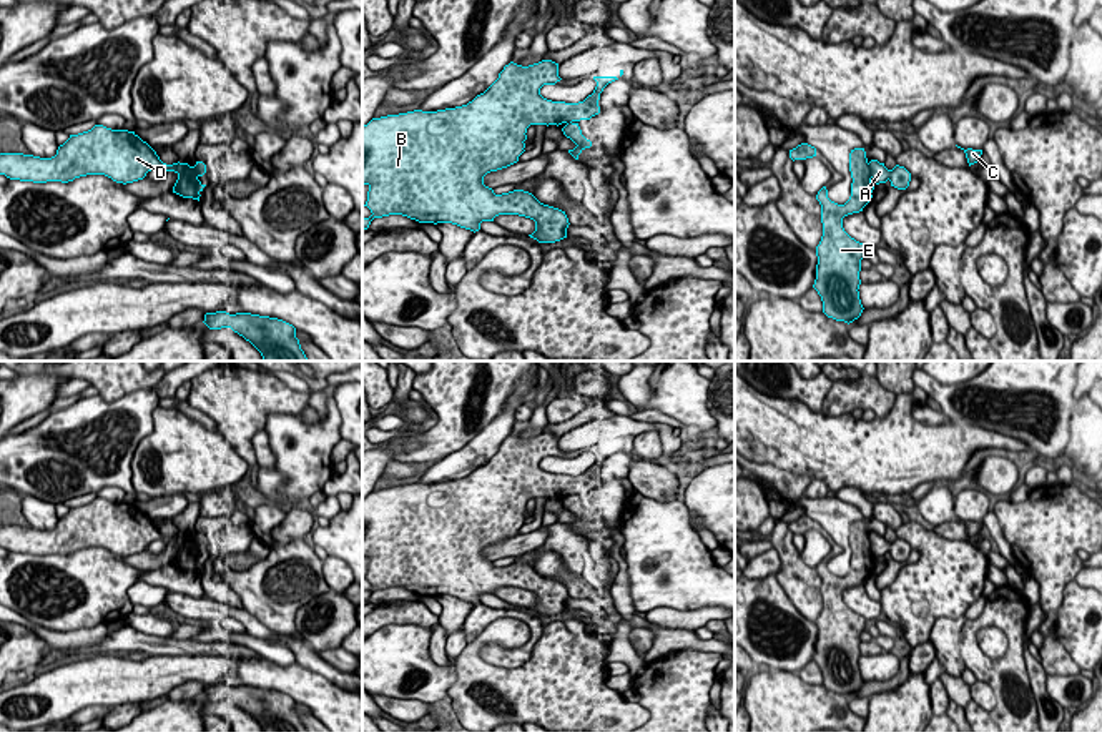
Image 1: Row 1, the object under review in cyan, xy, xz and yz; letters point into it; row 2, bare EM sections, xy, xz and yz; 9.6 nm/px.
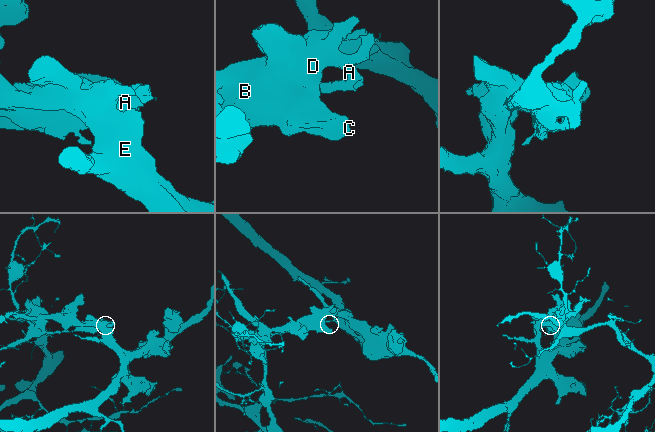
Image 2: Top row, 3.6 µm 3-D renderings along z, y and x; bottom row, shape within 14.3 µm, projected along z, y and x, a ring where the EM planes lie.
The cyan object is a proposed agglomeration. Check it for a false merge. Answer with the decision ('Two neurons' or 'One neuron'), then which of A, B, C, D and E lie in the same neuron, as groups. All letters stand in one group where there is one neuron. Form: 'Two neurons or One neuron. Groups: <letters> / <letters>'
Two neurons. Groups: A / B C D E

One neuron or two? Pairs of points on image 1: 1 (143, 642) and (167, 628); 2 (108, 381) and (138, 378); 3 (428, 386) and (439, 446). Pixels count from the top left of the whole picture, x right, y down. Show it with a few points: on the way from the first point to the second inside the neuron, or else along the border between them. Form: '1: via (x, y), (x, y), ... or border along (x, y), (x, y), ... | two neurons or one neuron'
1: border along (125, 623), (143, 633), (168, 639) | two neurons
2: via (115, 378), (132, 378) | one neuron
3: via (442, 401), (446, 405), (446, 431) | one neuron

